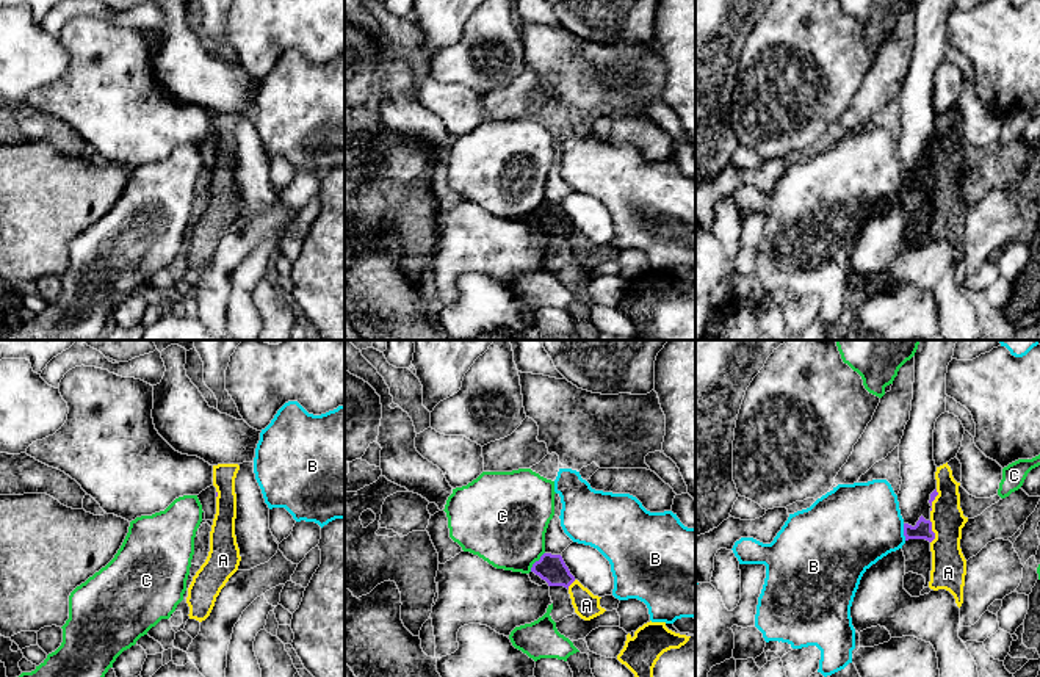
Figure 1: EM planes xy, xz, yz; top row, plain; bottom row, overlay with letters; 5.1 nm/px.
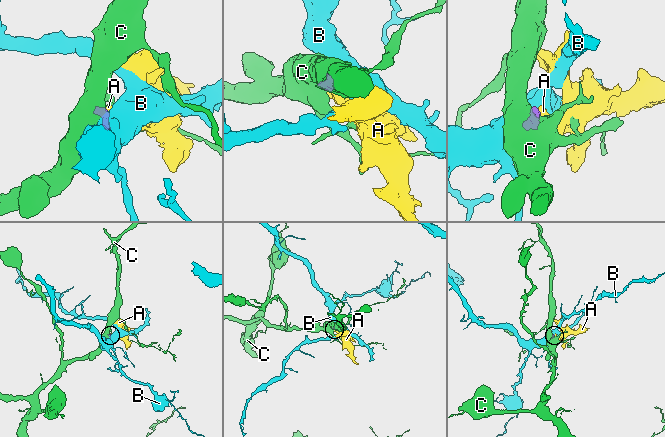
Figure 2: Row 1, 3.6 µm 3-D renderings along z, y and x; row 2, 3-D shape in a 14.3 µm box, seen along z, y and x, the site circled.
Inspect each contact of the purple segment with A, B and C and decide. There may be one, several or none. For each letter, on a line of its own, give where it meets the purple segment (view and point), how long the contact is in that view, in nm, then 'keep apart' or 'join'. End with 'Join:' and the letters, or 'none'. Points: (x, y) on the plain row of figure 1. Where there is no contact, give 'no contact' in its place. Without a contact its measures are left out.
A: contact yz (932, 181); length 120 nm; keep apart
B: contact yz (904, 181); length 90 nm; keep apart
C: contact xz (536, 210); length 130 nm; keep apart
Join: none

